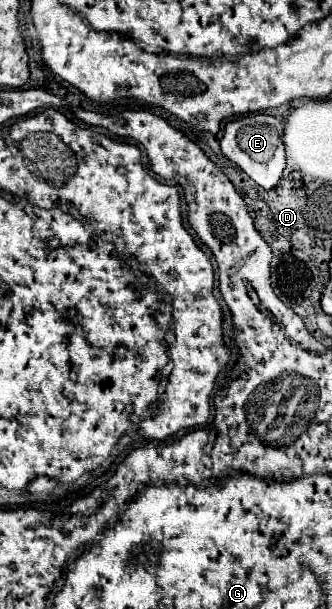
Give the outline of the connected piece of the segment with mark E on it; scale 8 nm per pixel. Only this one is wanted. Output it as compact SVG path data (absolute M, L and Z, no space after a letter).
M250 114L240 120L232 120L224 128L224 136L220 140L222 154L238 164L258 186L270 190L278 184L284 168L284 144L282 144L282 122L270 114Z

